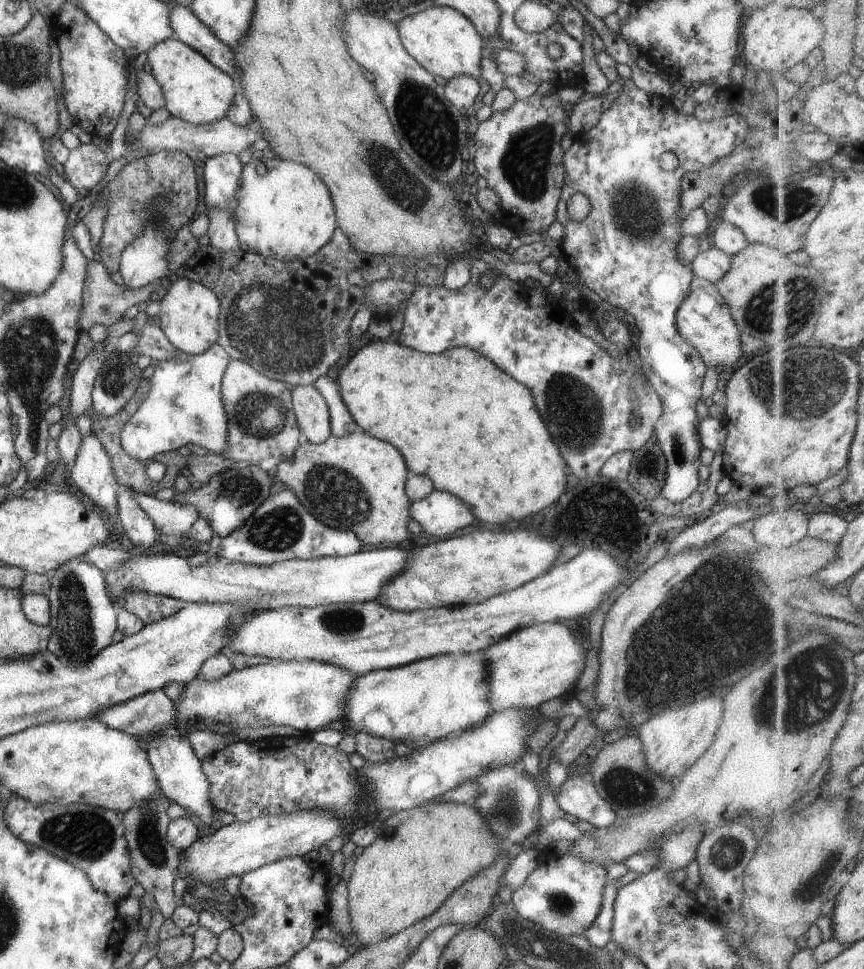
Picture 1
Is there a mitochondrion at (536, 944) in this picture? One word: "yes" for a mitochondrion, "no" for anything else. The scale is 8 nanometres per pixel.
yes

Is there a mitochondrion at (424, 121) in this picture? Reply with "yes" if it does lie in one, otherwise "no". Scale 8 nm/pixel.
yes

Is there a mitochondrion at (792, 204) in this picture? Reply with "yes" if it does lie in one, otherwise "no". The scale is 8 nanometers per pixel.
yes

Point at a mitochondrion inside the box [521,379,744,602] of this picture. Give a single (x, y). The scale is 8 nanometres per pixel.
(679, 450)

